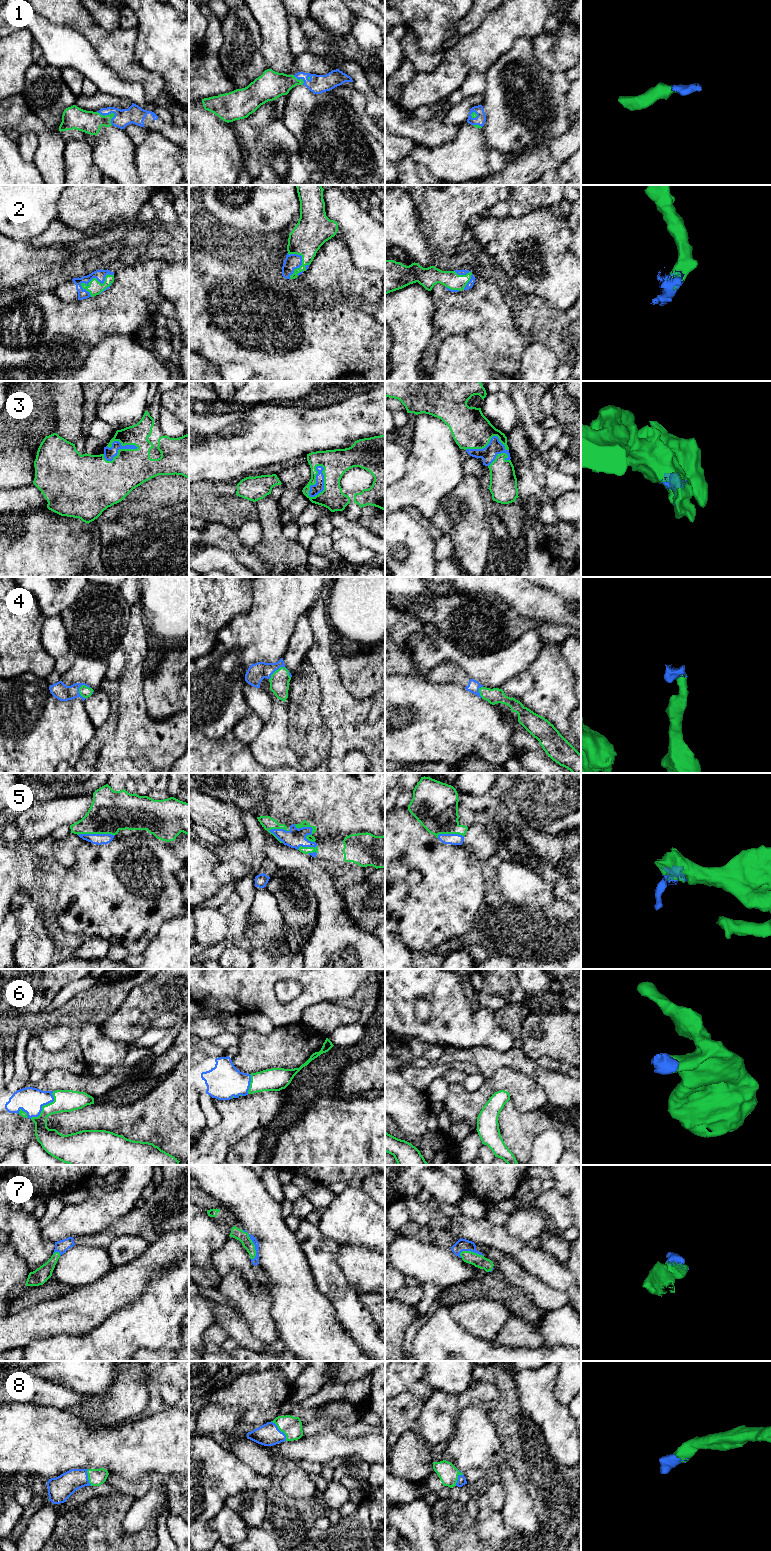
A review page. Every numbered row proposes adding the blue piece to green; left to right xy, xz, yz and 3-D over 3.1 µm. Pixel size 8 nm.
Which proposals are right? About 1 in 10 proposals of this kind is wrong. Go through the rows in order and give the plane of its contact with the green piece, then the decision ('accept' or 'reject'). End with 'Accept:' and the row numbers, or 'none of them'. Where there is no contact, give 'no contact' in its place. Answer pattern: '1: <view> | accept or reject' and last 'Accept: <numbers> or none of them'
1: xy | accept
2: xy | accept
3: xy | accept
4: xz | accept
5: xz | accept
6: xy | accept
7: xz | accept
8: xz | accept
Accept: 1, 2, 3, 4, 5, 6, 7, 8

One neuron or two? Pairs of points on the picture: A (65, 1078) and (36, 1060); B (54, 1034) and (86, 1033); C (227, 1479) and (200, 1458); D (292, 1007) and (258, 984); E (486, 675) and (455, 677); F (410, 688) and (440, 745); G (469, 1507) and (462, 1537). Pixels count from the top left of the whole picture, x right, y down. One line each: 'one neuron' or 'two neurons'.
A: two neurons
B: one neuron
C: one neuron
D: one neuron
E: two neurons
F: one neuron
G: one neuron

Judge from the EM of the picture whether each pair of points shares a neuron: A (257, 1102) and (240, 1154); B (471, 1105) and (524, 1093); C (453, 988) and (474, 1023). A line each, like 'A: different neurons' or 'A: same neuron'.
A: different neurons
B: same neuron
C: same neuron

